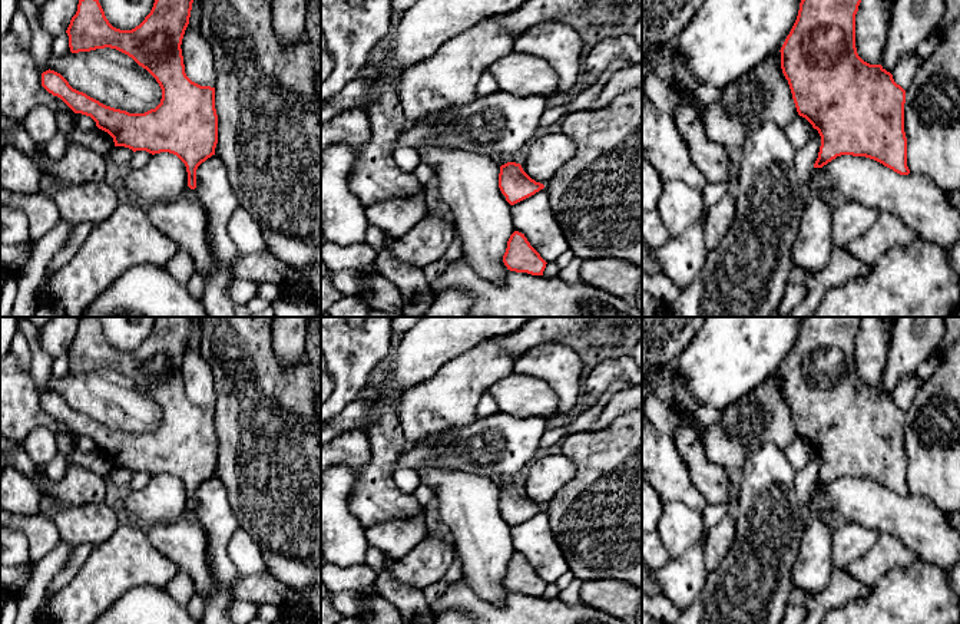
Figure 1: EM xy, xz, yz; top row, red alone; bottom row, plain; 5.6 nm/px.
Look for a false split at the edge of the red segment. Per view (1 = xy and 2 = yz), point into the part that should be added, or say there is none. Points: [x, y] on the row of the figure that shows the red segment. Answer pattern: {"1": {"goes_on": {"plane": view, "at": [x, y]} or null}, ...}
{"1": {"goes_on": null}, "2": {"goes_on": null}}

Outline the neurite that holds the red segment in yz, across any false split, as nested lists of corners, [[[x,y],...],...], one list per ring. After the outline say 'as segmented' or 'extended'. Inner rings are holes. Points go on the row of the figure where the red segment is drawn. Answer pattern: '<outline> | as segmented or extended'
[[[801,0],[797,20],[781,47],[781,69],[800,116],[821,136],[814,168],[841,155],[874,159],[908,175],[904,132],[906,90],[881,65],[864,62],[855,47],[855,14],[861,0]]] | as segmented

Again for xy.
[[[79,0],[77,11],[66,30],[72,53],[96,49],[116,49],[132,57],[146,69],[162,89],[160,103],[145,113],[129,113],[100,103],[83,92],[73,89],[69,82],[54,70],[42,73],[42,86],[53,96],[60,98],[75,113],[90,116],[96,126],[107,132],[115,146],[146,151],[152,155],[169,152],[176,155],[186,166],[188,186],[196,188],[196,169],[215,155],[218,143],[218,115],[215,109],[215,88],[201,86],[185,73],[182,39],[189,24],[193,0],[155,0],[150,13],[132,30],[113,27],[105,16],[99,0]]] | as segmented

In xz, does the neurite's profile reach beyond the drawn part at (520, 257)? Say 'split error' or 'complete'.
complete

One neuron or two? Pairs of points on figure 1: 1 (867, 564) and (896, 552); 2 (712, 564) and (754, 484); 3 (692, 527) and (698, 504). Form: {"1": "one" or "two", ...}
{"1": "one", "2": "two", "3": "two"}

